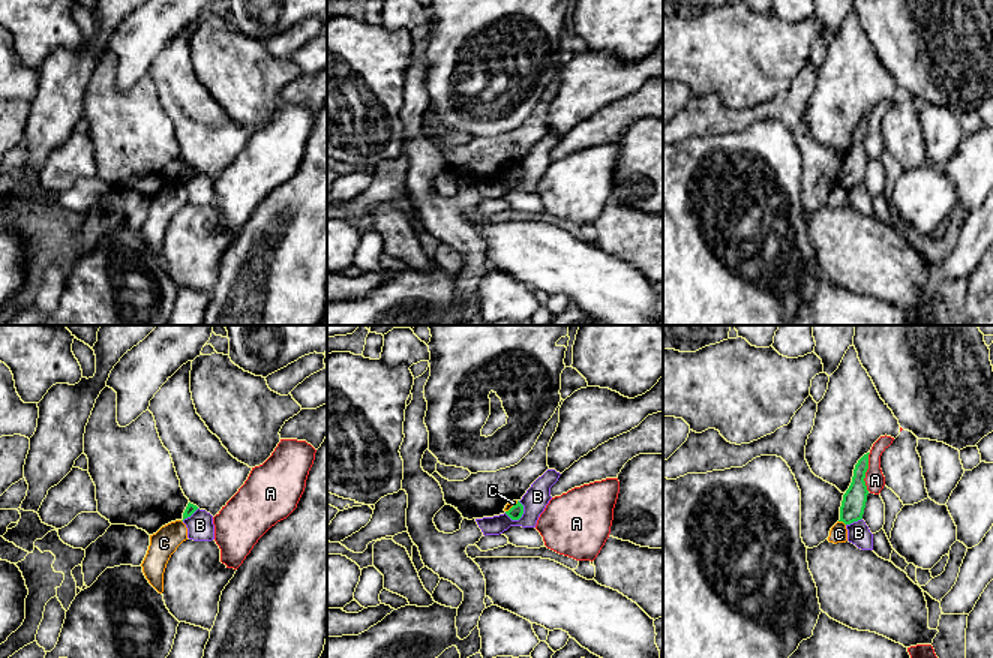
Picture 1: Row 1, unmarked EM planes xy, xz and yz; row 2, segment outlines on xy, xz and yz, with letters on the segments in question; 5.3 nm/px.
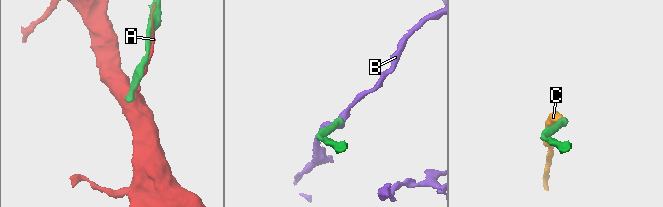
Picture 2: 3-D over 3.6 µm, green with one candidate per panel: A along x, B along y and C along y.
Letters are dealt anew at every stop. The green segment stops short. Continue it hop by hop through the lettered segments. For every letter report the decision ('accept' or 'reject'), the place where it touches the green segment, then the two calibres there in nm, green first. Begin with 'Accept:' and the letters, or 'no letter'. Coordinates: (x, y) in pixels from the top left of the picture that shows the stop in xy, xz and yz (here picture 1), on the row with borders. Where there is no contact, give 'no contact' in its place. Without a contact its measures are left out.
Accept: no letter
A: reject; contact yz (866, 471); calibres 130 and 110 nm
B: reject; contact xz (518, 519); calibres 80 and 140 nm
C: reject; contact yz (842, 520); calibres 130 and 100 nm

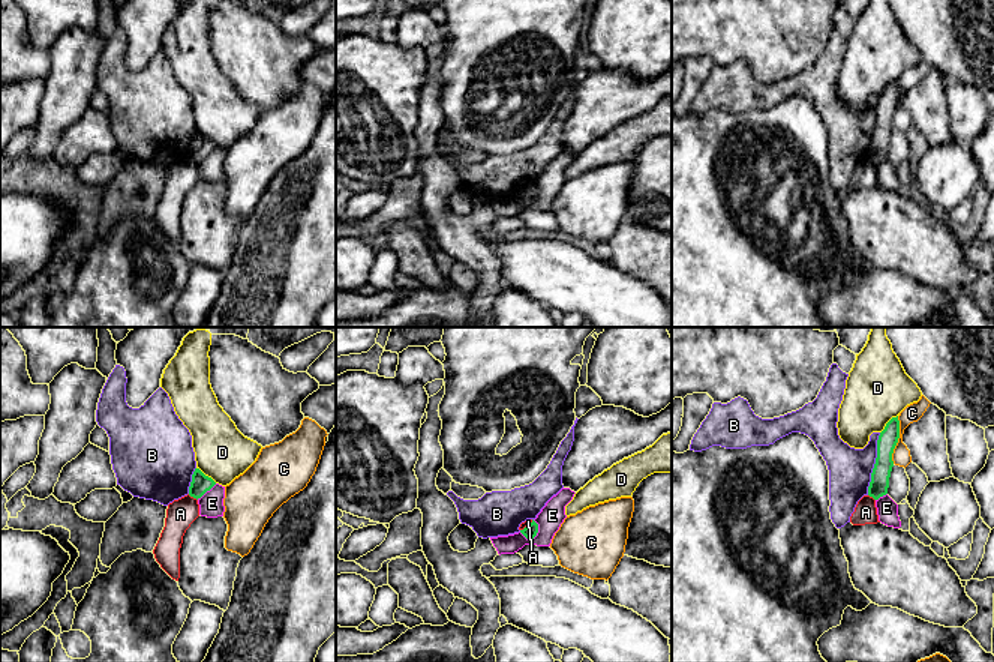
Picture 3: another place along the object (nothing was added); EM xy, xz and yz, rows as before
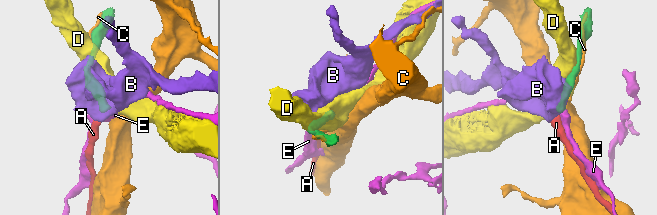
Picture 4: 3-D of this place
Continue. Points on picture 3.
Accept: no letter
A: reject; contact xy (192, 496); calibres 100 and 160 nm
B: reject; contact yz (874, 464); calibres 110 and 220 nm
C: reject; contact yz (897, 440); calibres 110 and 100 nm
D: reject; contact yz (886, 424); calibres 110 and 340 nm
E: reject; contact xz (532, 538); calibres 80 and 140 nm

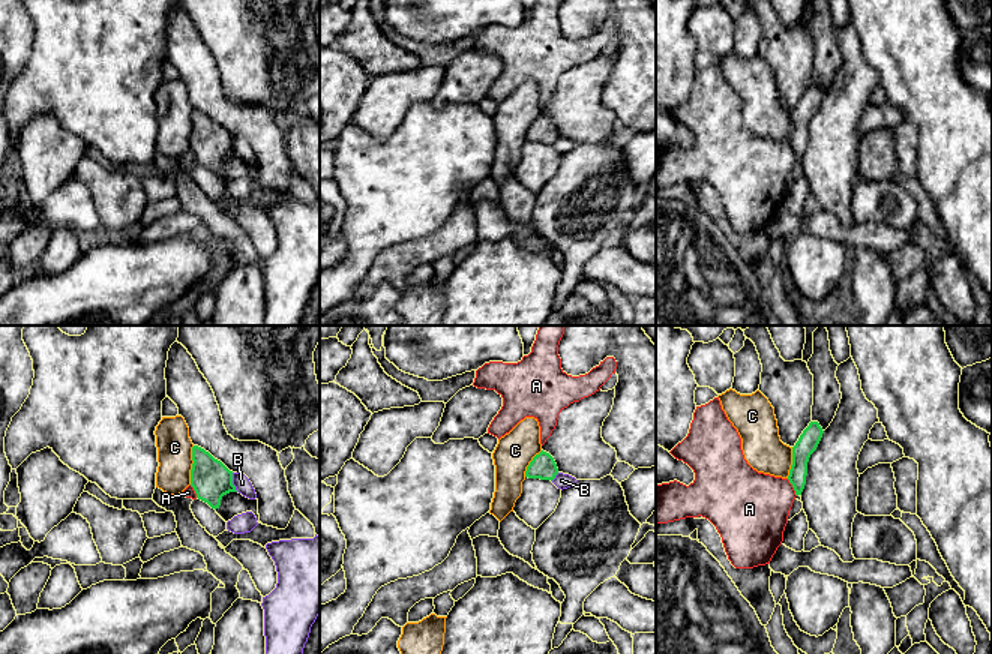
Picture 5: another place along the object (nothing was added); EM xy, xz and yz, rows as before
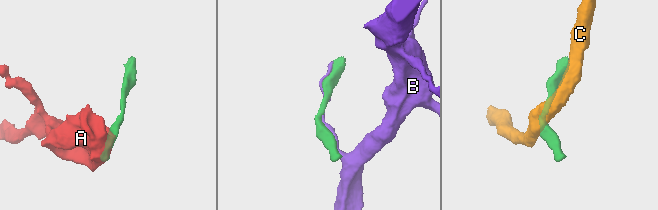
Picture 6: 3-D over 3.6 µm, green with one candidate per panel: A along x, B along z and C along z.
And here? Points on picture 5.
Accept: no letter
A: reject; contact yz (793, 486); calibres 110 and 400 nm
B: reject; contact xy (231, 482); calibres 220 and 90 nm
C: reject; contact xy (192, 465); calibres 220 and 190 nm

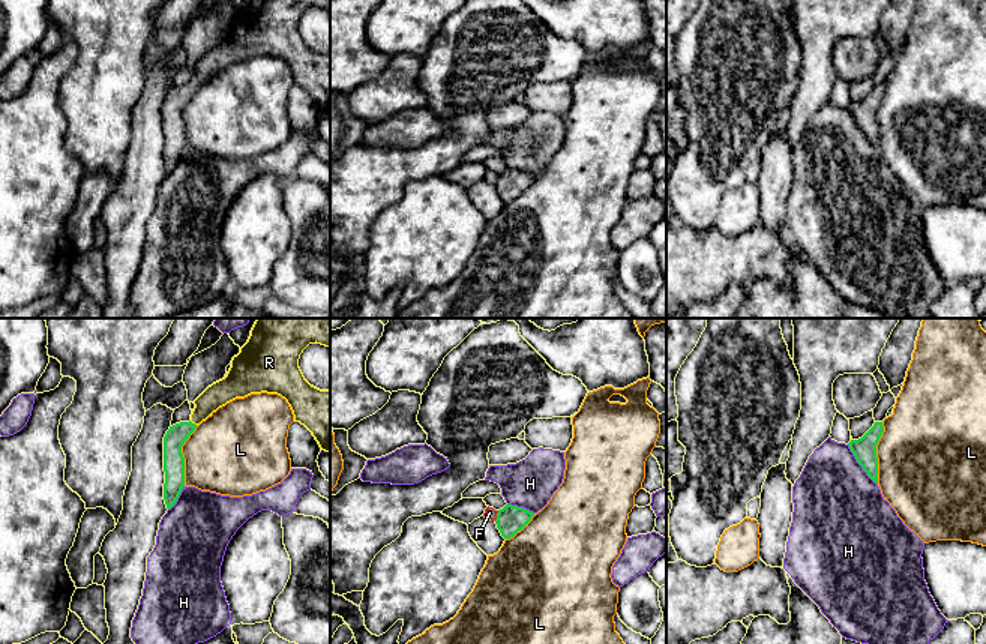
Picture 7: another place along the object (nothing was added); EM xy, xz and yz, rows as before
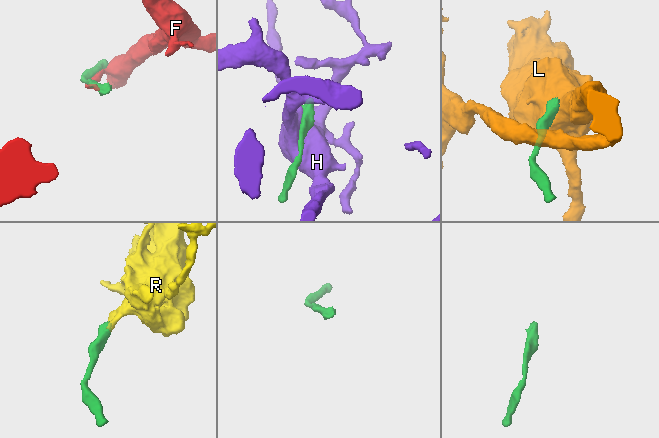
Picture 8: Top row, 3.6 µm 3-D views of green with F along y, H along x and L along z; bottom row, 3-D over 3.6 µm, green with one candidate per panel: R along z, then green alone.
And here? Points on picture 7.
Accept: R
F: reject; contact xz (497, 515); calibres 150 and 60 nm
H: reject; contact yz (859, 463); calibres 130 and 460 nm
L: reject; contact xy (182, 455); calibres 110 and 440 nm
R: accept; contact xy (191, 422); calibres 110 and 130 nm

